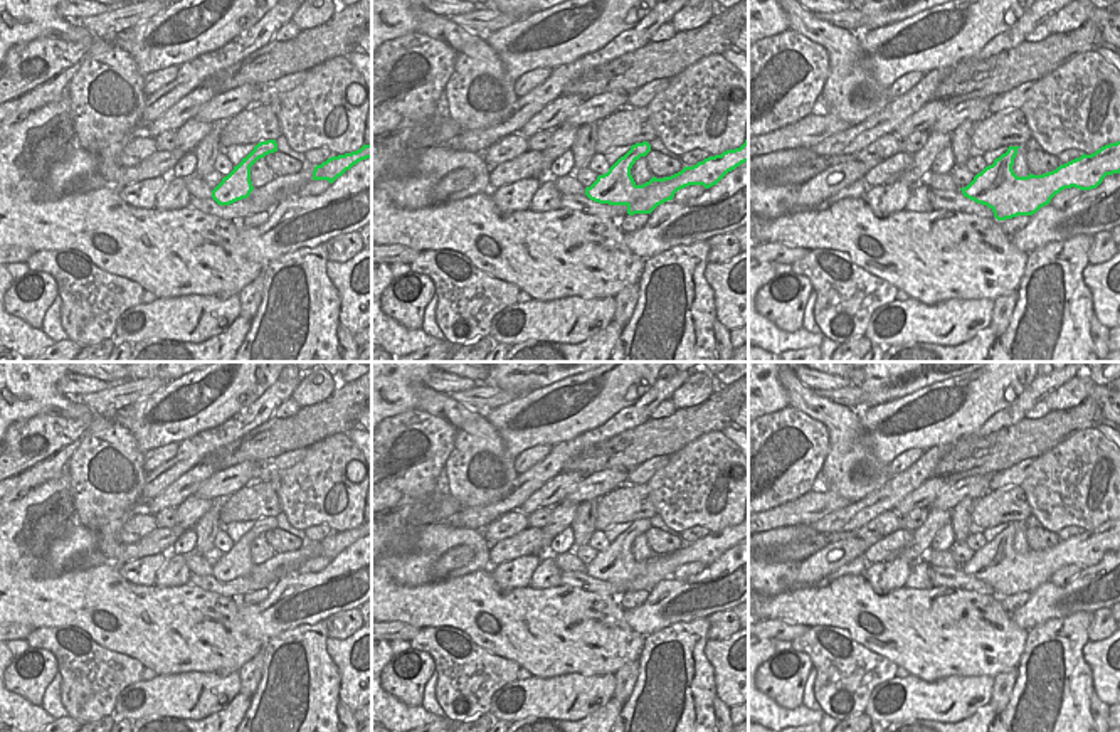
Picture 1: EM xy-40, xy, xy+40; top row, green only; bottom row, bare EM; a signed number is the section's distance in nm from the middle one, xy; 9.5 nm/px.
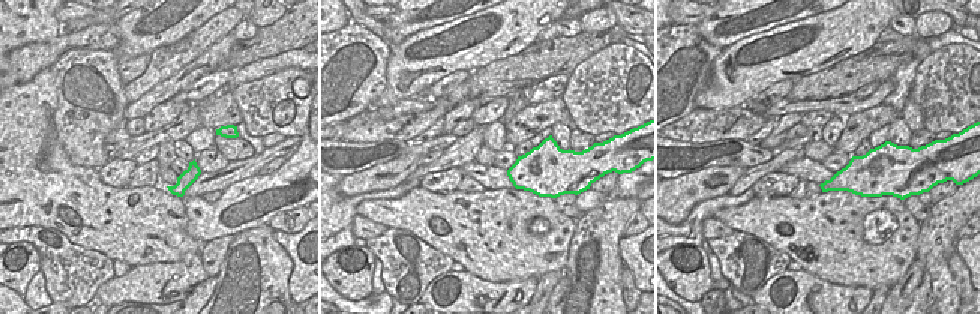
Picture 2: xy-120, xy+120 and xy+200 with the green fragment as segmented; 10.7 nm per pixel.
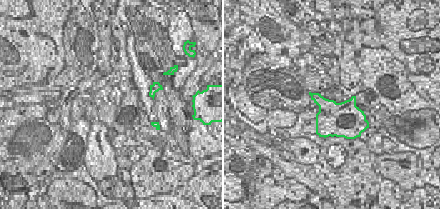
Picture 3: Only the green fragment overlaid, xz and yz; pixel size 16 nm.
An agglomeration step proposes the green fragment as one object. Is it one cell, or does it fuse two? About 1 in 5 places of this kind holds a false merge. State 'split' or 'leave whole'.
leave whole

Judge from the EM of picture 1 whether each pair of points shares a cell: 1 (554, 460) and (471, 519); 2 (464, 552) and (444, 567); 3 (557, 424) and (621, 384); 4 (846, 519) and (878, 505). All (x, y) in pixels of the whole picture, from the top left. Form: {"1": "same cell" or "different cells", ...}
{"1": "same cell", "2": "same cell", "3": "same cell", "4": "same cell"}

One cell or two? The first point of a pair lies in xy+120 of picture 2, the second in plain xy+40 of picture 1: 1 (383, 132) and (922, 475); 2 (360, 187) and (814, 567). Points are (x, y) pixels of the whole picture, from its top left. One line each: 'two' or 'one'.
1: one
2: one

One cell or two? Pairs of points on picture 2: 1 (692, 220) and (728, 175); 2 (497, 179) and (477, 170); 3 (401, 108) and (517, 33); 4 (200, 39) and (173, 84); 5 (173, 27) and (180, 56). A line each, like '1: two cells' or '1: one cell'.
1: two cells
2: one cell
3: two cells
4: two cells
5: two cells

